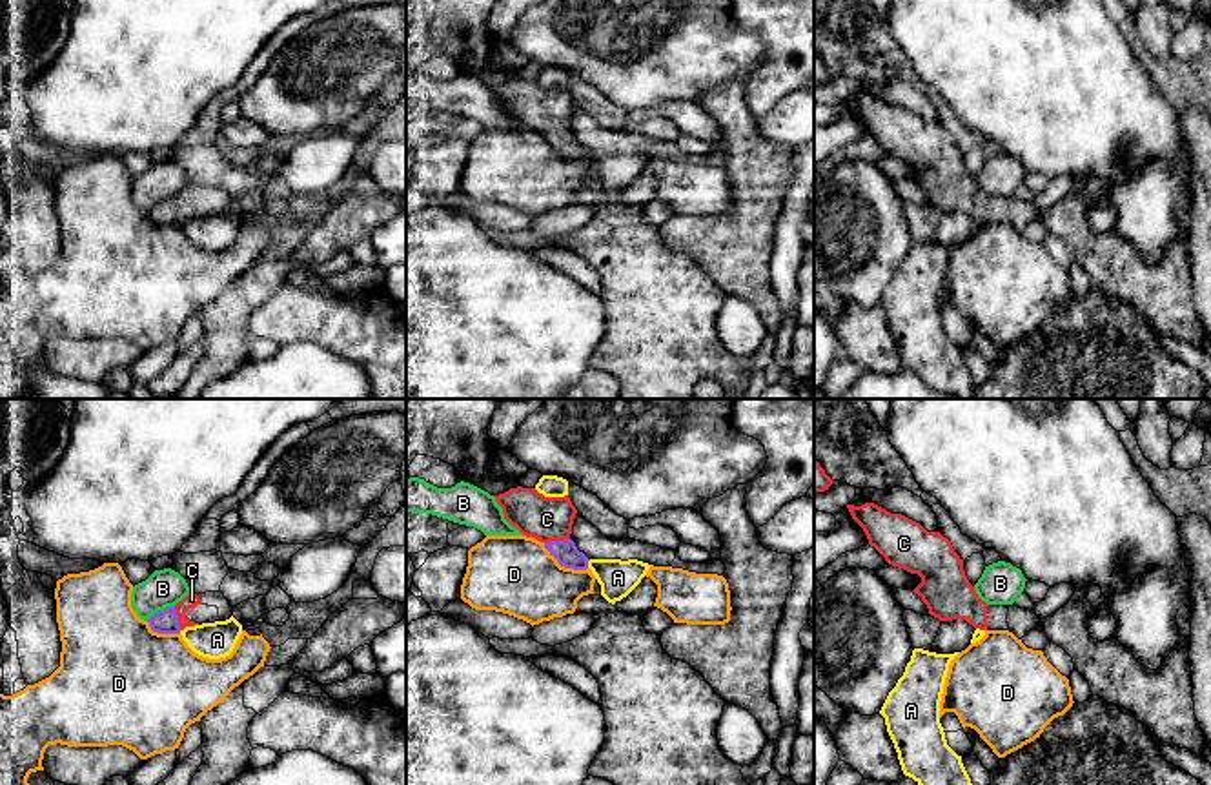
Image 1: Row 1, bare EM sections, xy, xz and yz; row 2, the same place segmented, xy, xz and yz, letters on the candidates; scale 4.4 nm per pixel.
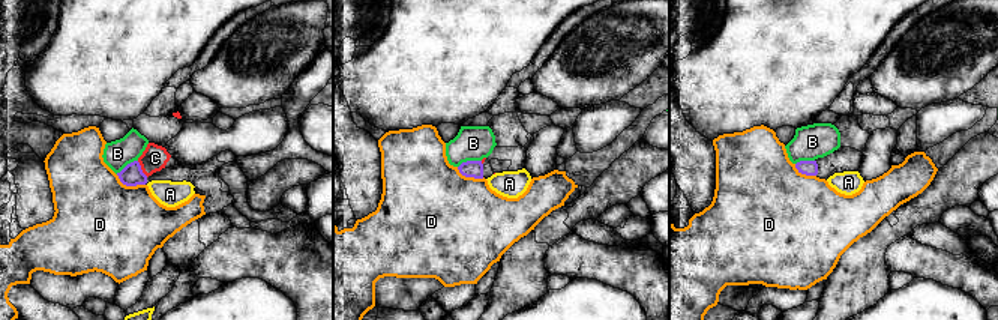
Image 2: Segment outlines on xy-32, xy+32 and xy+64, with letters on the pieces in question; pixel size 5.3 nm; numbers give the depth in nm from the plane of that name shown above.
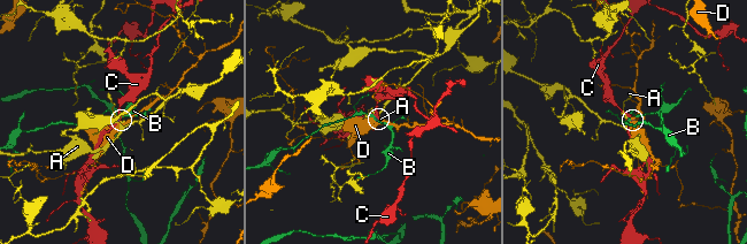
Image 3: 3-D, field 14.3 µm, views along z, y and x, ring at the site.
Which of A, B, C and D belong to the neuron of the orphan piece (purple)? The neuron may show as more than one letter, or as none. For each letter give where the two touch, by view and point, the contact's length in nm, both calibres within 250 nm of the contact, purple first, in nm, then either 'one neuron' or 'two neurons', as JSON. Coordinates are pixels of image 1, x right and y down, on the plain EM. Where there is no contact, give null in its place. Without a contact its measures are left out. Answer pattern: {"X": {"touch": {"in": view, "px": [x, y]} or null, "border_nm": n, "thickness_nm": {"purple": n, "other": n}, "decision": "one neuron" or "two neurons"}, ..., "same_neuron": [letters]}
{"A": {"touch": {"in": "xz", "px": [587, 155]}, "border_nm": 40, "thickness_nm": {"purple": 110, "other": 160}, "decision": "two neurons"}, "B": {"touch": {"in": "xy", "px": [159, 203]}, "border_nm": 140, "thickness_nm": {"purple": 110, "other": 170}, "decision": "two neurons"}, "C": {"touch": {"in": "xz", "px": [556, 133]}, "border_nm": 110, "thickness_nm": {"purple": 110, "other": 190}, "decision": "one neuron"}, "D": {"touch": {"in": "xz", "px": [563, 157]}, "border_nm": 240, "thickness_nm": {"purple": 110, "other": 360}, "decision": "two neurons"}, "same_neuron": ["C"]}

